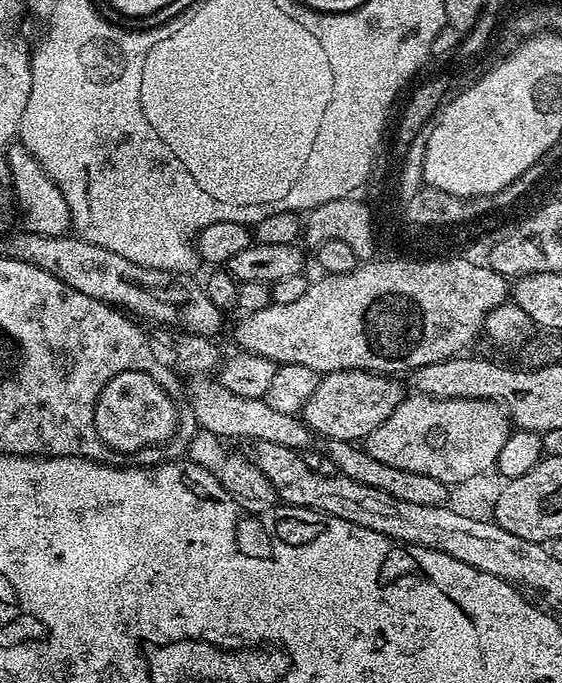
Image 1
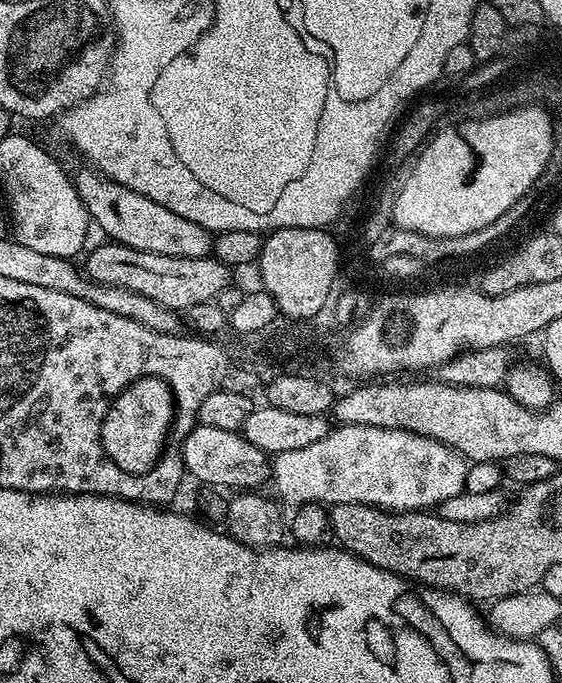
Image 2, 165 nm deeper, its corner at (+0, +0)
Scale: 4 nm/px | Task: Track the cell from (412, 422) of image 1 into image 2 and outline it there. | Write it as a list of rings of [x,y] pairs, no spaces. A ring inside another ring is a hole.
[[[340,424],[329,430],[326,438],[310,446],[302,446],[302,450],[275,453],[270,464],[270,485],[285,505],[369,504],[390,512],[415,512],[435,509],[444,500],[454,498],[464,491],[468,466],[469,461],[459,452],[422,434],[382,426]]]

